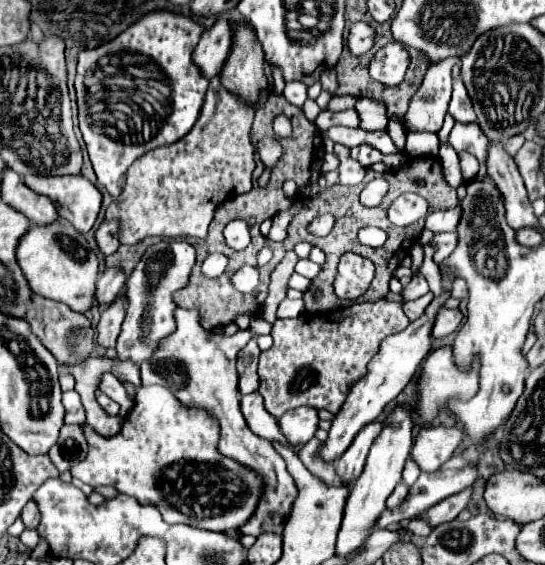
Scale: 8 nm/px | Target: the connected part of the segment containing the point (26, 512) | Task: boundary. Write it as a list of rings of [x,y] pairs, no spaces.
[[[30,500],[30,502],[24,506],[24,510],[22,510],[22,522],[24,522],[24,526],[26,526],[26,528],[36,528],[38,522],[40,522],[38,516],[40,516],[40,512],[38,512],[34,500]]]

